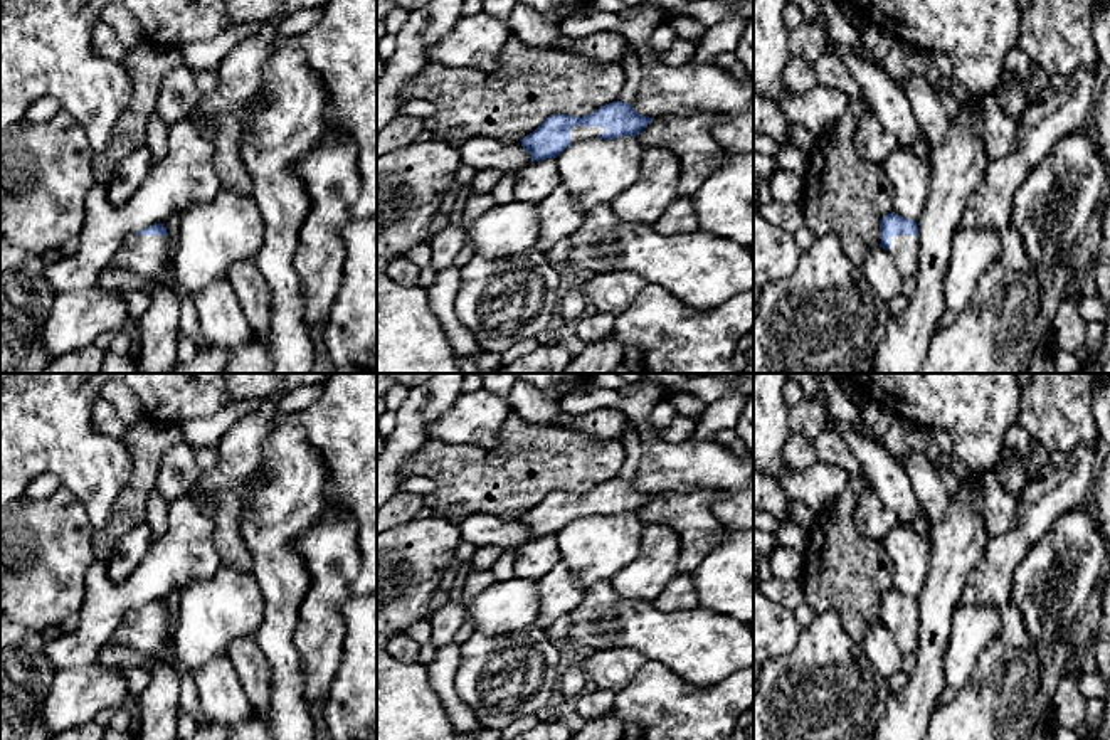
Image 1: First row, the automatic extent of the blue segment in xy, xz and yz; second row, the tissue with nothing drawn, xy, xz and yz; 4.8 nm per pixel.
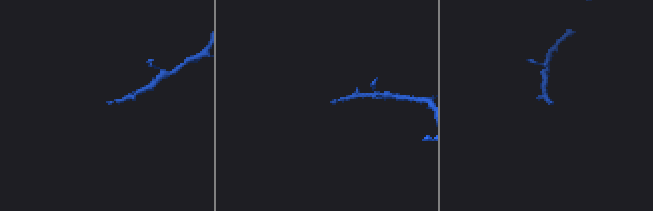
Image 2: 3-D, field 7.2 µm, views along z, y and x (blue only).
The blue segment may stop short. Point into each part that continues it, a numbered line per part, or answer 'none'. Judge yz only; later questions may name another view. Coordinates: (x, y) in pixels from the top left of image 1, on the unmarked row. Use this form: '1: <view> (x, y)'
1: yz (905, 626)

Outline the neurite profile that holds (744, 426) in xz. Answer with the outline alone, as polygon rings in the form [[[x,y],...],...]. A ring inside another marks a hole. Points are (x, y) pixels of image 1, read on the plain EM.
[[[753,394],[748,395],[733,429],[740,441],[753,452]]]

